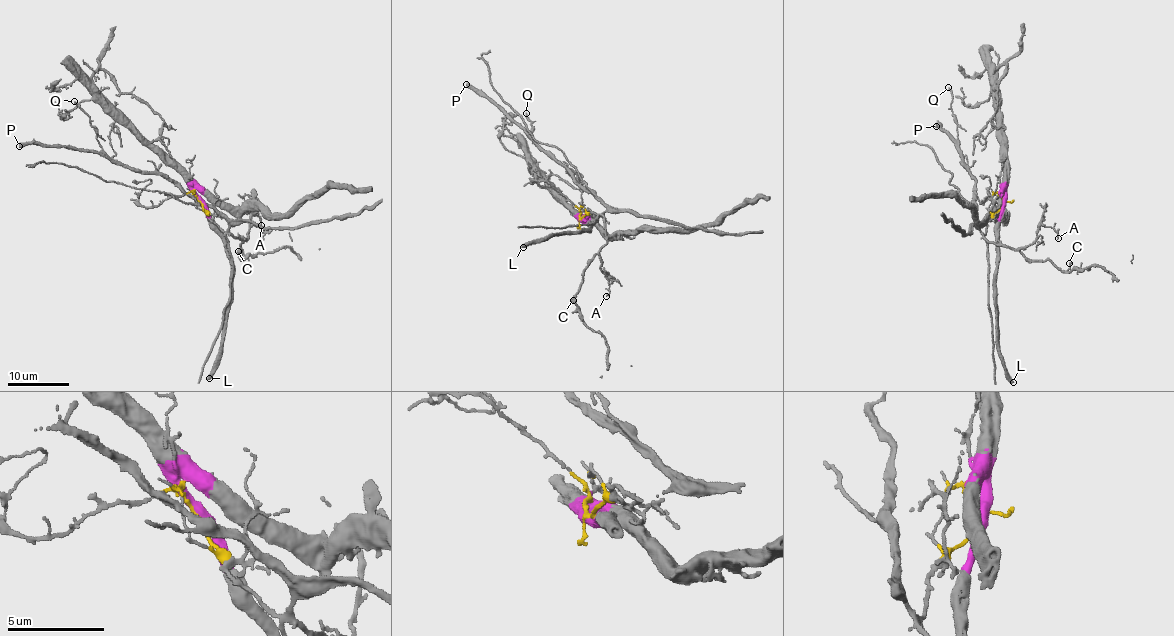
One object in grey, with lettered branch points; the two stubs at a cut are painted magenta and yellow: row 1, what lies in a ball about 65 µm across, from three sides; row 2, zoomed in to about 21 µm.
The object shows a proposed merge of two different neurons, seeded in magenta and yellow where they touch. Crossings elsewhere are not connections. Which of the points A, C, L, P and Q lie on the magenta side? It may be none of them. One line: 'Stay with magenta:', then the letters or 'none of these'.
Stay with magenta: L

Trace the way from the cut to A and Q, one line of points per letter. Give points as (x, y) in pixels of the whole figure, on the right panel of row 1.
A: (1003, 202), (988, 220), (983, 234), (988, 241), (1023, 248), (1035, 239), (1040, 226), (1050, 226), (1058, 239)
Q: (1003, 202), (988, 220), (984, 233), (979, 229), (976, 182), (958, 147), (948, 87)

